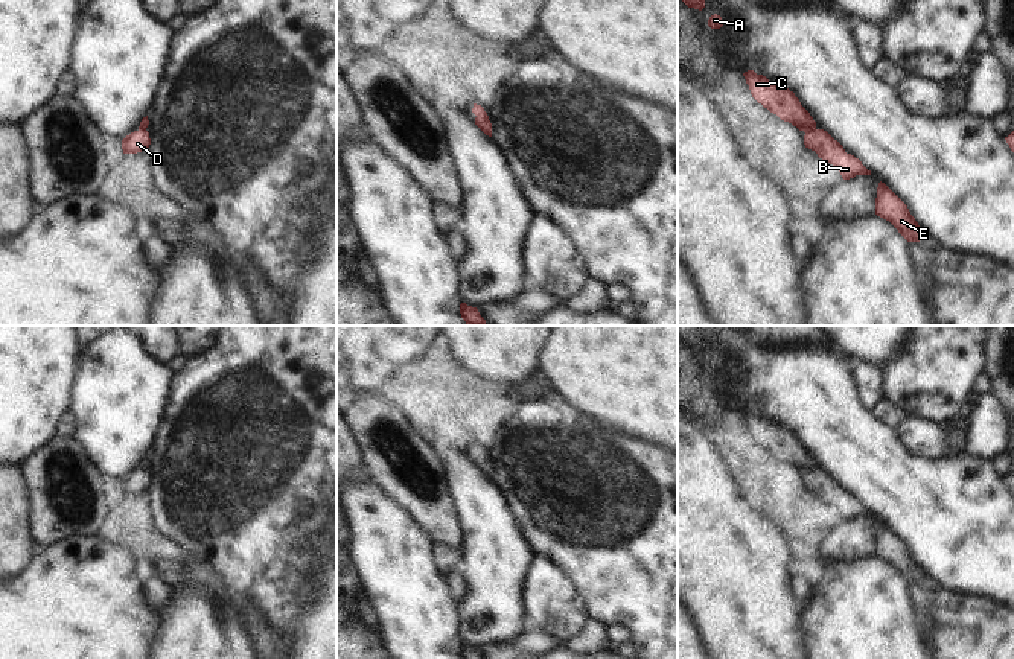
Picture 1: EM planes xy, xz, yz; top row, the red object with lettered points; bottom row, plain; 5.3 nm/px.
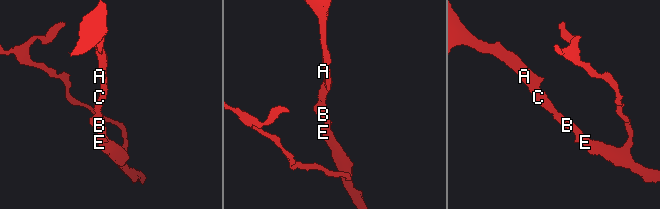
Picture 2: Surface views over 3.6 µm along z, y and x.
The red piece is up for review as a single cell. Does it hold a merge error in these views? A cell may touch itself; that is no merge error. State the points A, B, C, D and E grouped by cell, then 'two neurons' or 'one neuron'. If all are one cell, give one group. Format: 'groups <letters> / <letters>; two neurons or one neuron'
groups A B C D E; one neuron

